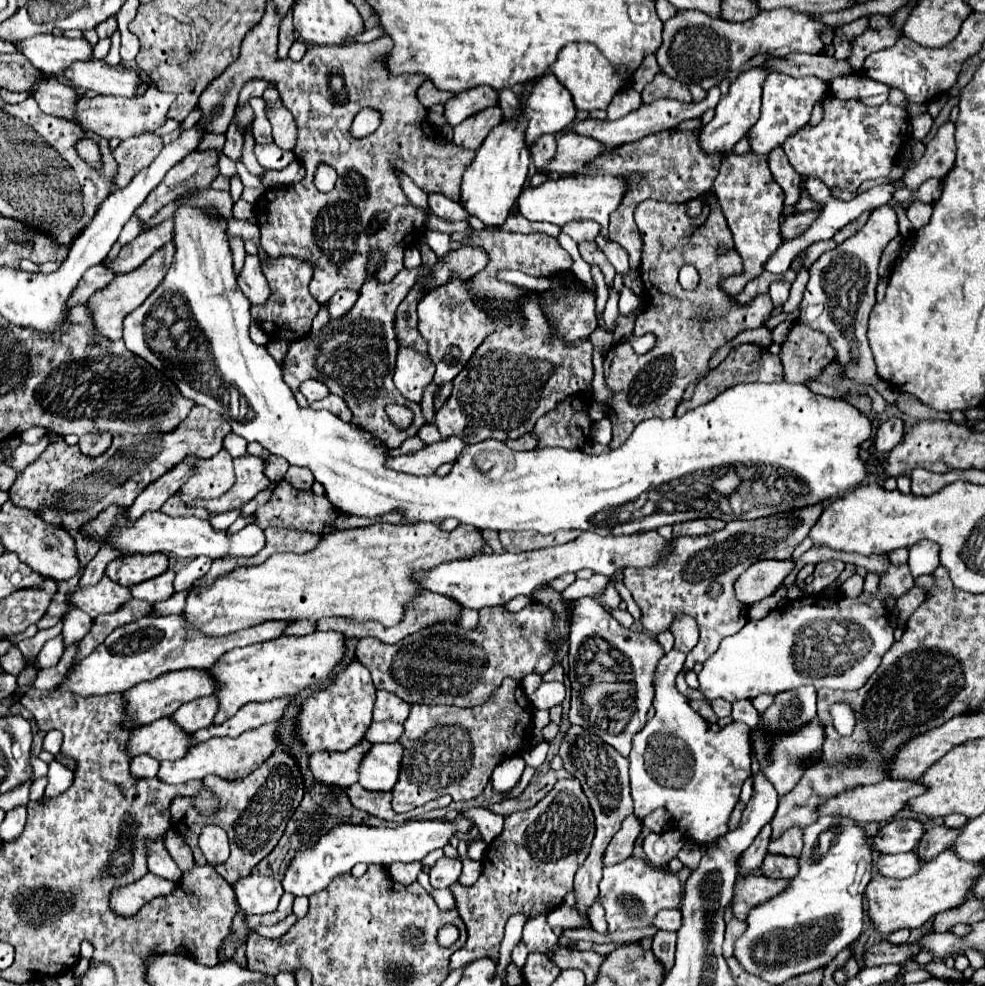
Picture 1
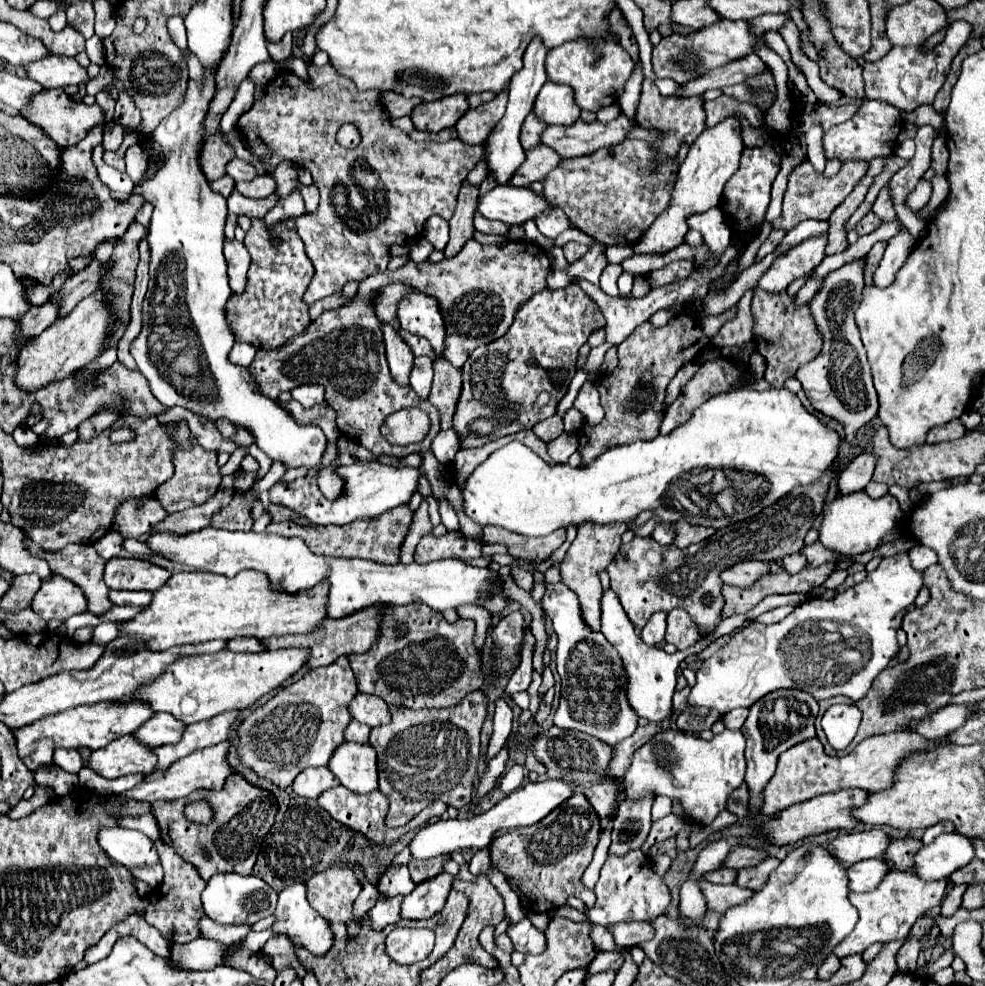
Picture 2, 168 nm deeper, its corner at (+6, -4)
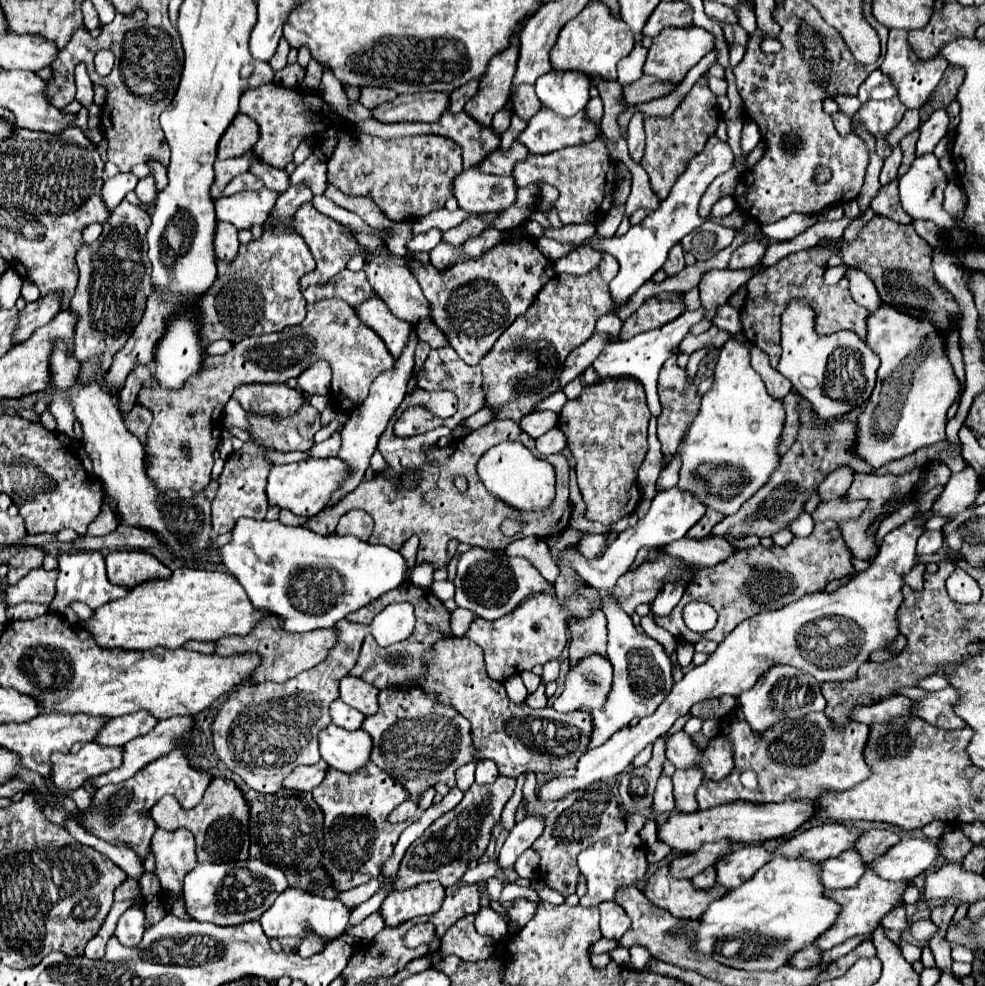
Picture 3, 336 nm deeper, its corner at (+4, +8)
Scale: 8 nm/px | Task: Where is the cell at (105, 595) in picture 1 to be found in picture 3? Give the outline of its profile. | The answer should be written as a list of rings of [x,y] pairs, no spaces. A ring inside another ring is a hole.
[[[45,568],[31,570],[15,586],[7,588],[7,604],[9,606],[21,604],[21,602],[49,604],[55,596],[55,582],[57,582],[57,568],[55,570],[45,570]]]

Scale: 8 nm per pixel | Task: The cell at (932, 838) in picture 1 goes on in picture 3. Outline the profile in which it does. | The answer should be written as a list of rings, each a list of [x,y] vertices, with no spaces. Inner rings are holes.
[[[873,828],[859,836],[855,850],[859,850],[859,854],[863,856],[865,862],[869,862],[869,860],[877,860],[877,856],[881,856],[881,852],[887,852],[897,842],[899,842],[899,836],[895,832]]]

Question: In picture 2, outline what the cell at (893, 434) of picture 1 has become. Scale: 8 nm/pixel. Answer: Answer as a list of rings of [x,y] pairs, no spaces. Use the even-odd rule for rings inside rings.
[[[863,454],[857,456],[839,476],[837,480],[837,494],[839,496],[847,496],[851,492],[859,492],[867,486],[867,482],[871,482],[871,472],[875,468],[875,460],[871,460],[871,456]]]

